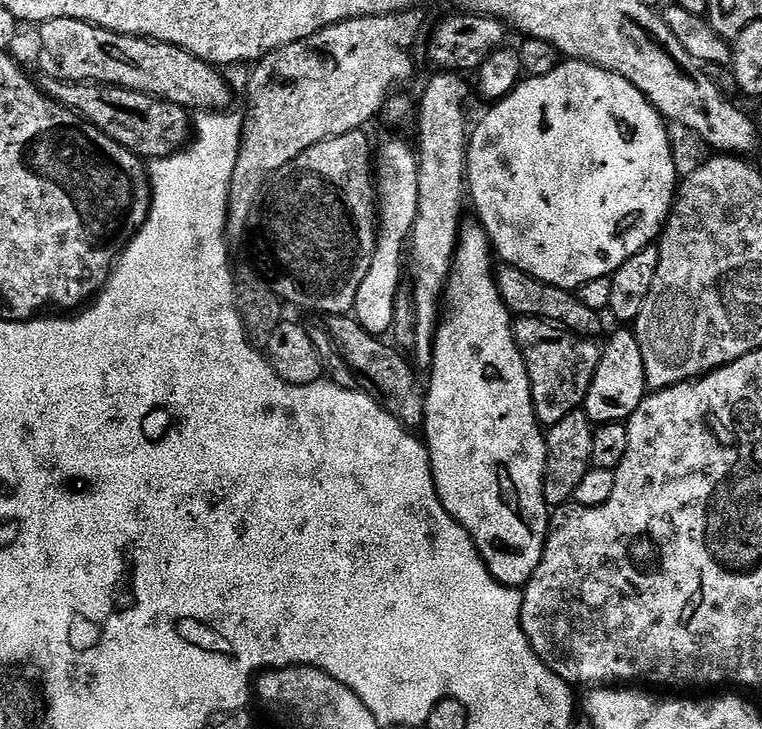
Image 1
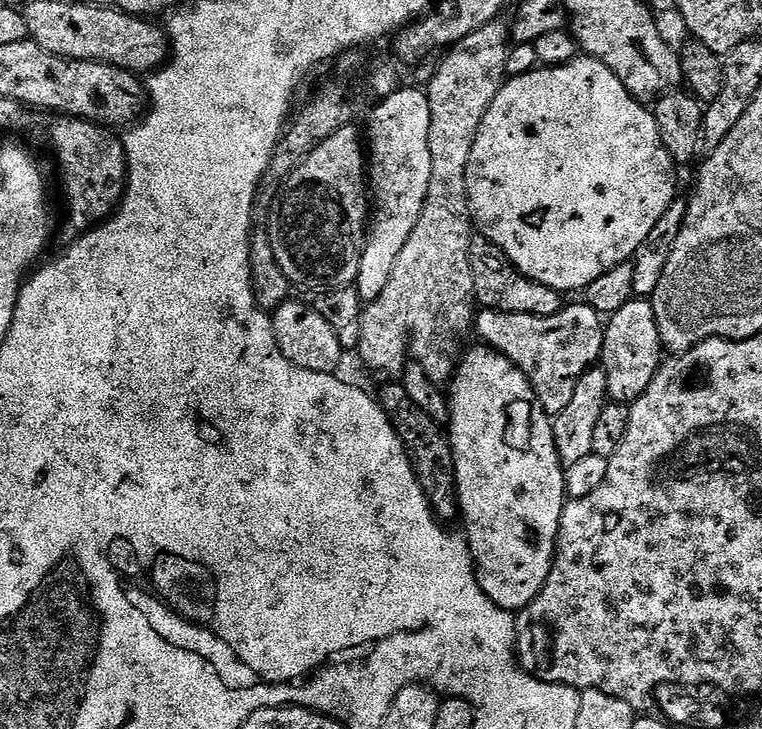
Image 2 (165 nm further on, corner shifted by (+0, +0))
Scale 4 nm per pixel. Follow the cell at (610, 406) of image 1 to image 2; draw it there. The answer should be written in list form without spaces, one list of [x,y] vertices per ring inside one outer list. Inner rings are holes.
[[[633,298],[629,300],[626,306],[622,306],[622,310],[618,310],[614,315],[607,317],[604,345],[600,351],[599,363],[603,367],[606,378],[607,399],[613,404],[630,406],[643,394],[646,386],[650,386],[650,382],[656,377],[656,371],[659,370],[662,363],[662,345],[654,312],[647,299]]]

